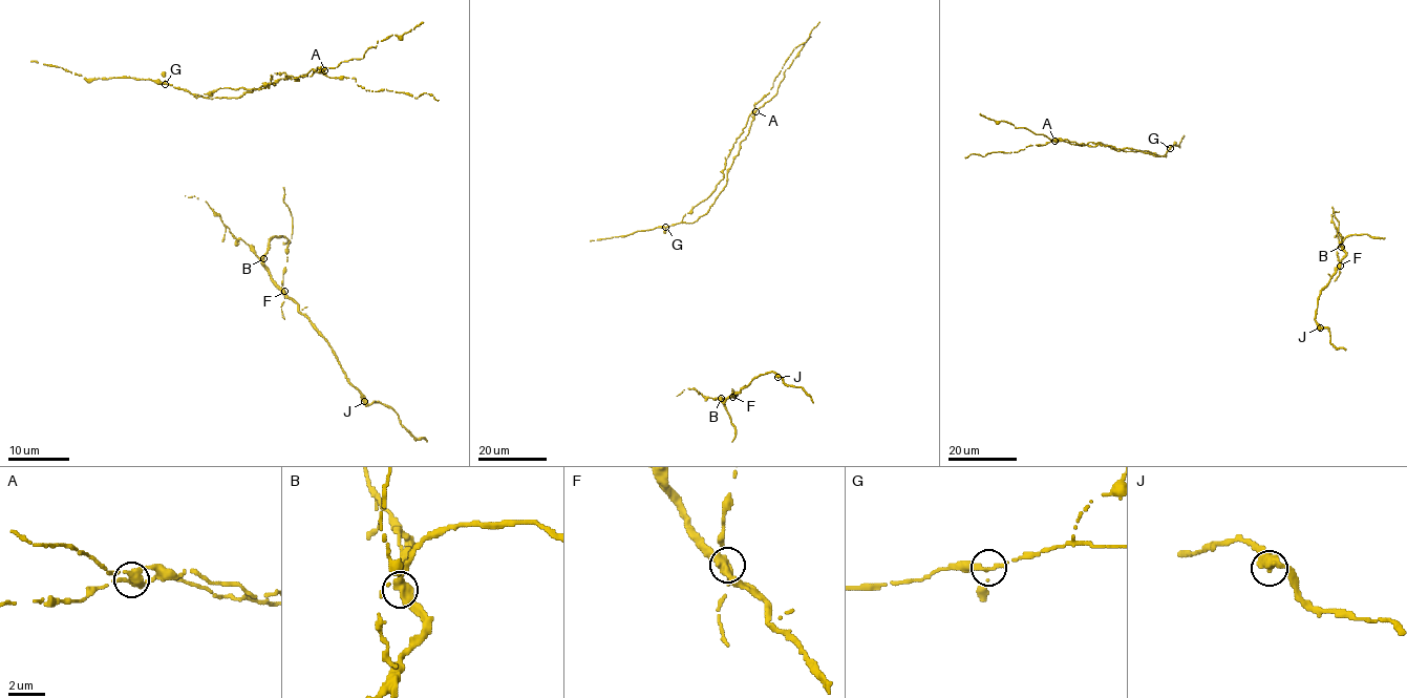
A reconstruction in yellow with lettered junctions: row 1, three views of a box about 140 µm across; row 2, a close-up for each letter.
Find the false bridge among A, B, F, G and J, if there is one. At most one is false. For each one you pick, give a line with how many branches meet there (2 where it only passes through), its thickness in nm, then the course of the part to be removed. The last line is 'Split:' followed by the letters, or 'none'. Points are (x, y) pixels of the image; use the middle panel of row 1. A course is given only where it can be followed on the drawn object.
F: 3 branches meet; 360 nm thick
Split: F

